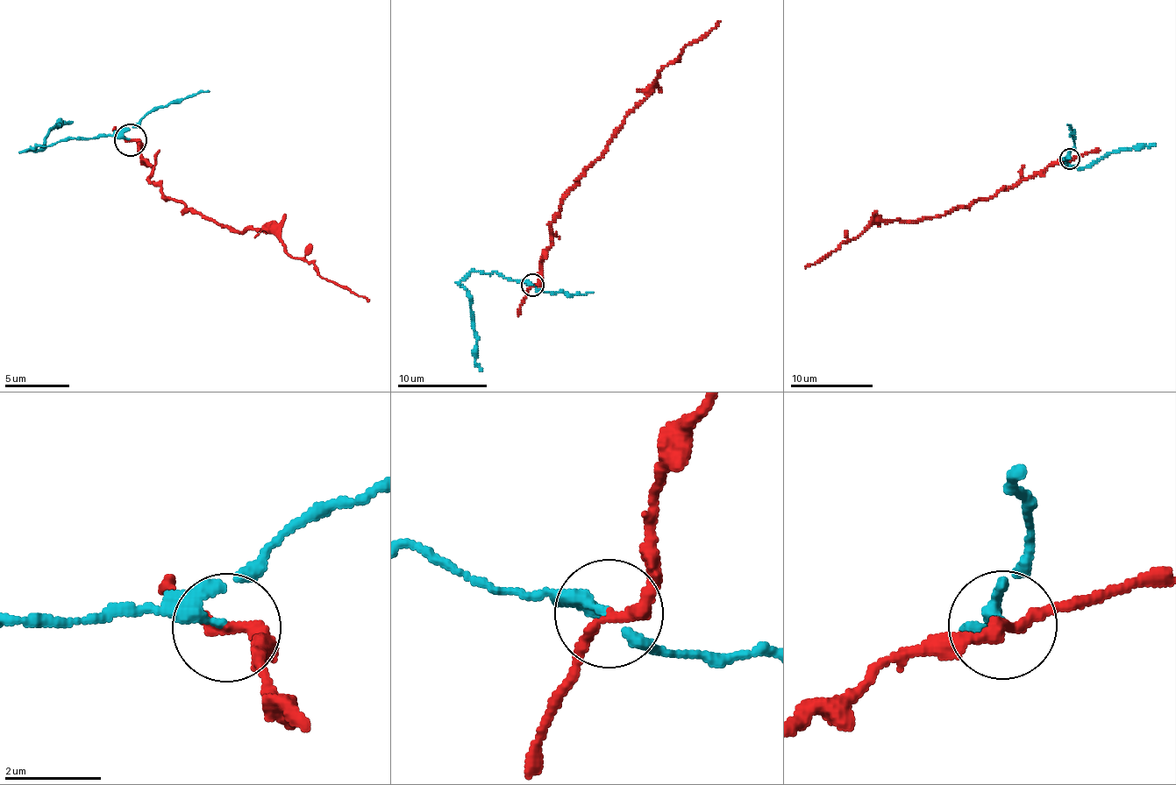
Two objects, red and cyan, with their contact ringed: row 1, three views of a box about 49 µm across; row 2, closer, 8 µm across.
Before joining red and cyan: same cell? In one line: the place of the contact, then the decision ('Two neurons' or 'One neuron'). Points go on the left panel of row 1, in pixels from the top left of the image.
Place: (130, 140). Two neurons

